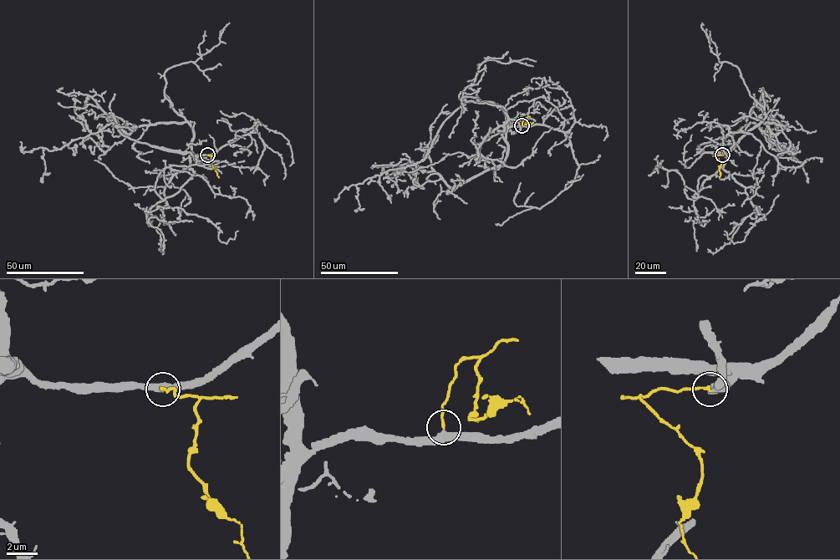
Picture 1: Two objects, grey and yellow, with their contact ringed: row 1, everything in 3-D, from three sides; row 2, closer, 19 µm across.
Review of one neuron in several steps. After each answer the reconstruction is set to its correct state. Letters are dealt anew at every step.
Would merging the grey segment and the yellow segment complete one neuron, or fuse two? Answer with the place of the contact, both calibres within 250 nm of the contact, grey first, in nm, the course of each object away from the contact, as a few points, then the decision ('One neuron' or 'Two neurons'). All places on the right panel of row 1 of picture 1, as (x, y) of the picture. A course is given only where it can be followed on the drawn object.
Place: (722, 155). Thickness 400 nm (grey) against 170 nm. Course of grey: (722, 155), (699, 146), (753, 123), (773, 149), (785, 148), (801, 163), (808, 182). Course of yellow: (722, 155), (715, 155), (721, 163), (719, 177). One neuron

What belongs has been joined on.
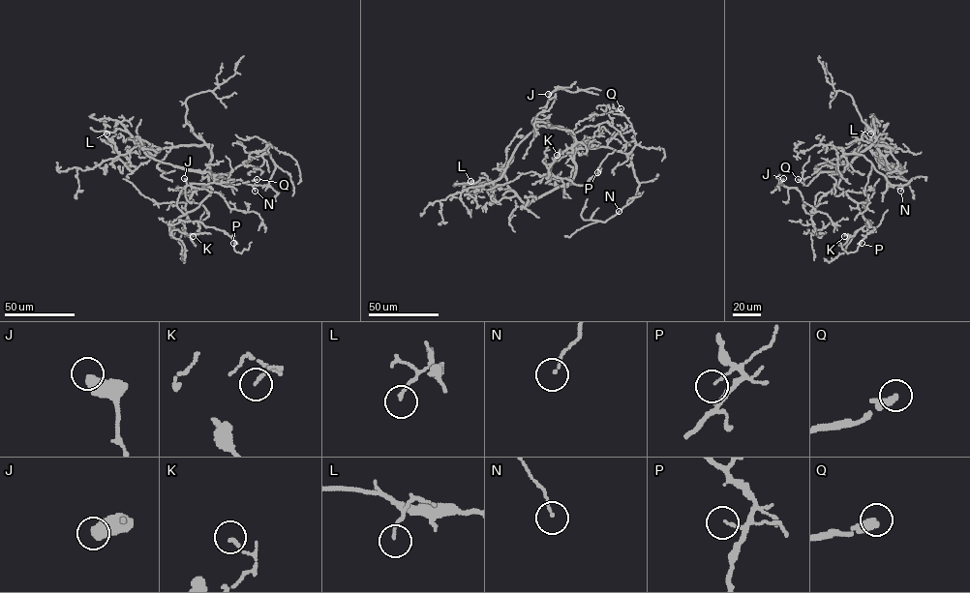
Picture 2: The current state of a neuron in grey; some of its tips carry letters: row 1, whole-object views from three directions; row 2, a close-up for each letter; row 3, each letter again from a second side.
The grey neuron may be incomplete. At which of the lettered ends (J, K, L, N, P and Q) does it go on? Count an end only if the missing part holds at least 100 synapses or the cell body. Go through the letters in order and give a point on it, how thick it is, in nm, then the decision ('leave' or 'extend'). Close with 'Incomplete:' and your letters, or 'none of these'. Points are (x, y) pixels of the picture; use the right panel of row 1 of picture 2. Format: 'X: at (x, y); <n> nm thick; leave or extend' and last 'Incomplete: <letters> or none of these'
J: at (783, 178); 550 nm thick; leave
K: at (844, 236); 120 nm thick; leave
L: at (870, 133); 110 nm thick; leave
N: at (900, 191); 100 nm thick; leave
P: at (862, 243); 80 nm thick; leave
Q: at (798, 179); 400 nm thick; extend
Incomplete: Q

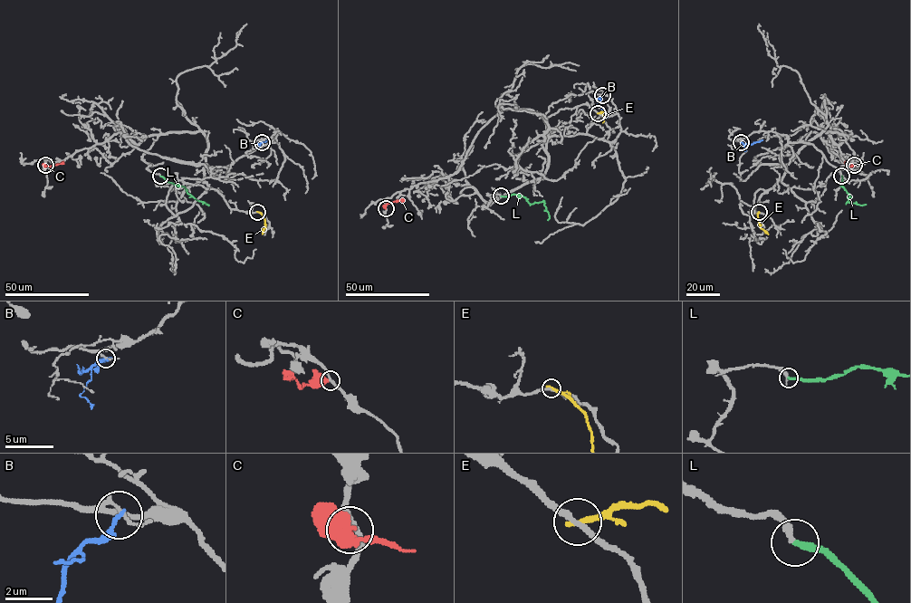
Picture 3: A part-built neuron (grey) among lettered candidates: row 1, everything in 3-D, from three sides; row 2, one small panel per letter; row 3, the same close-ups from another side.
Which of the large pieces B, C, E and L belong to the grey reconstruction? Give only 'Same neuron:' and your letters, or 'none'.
Same neuron: L

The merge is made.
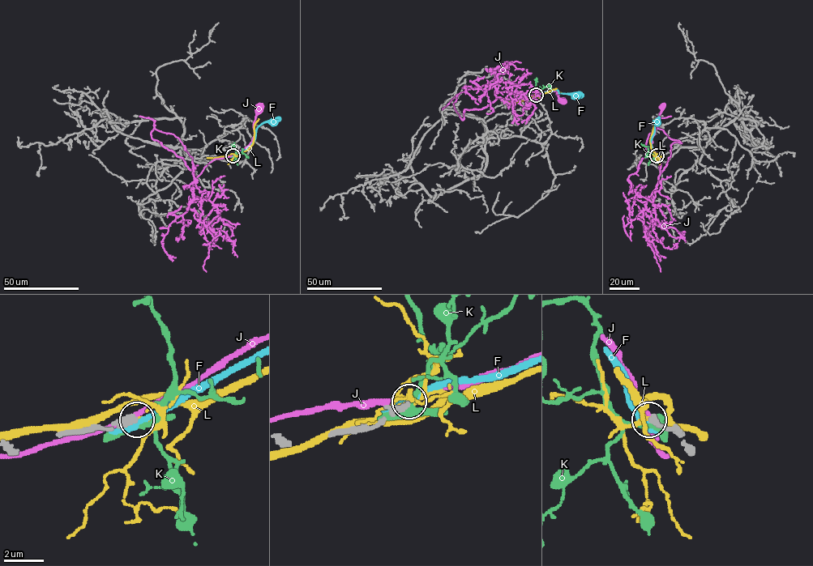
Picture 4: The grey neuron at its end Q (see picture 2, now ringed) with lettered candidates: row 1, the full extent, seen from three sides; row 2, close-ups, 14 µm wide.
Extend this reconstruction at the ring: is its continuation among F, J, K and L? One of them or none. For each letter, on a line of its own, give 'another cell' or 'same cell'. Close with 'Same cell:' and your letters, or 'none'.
F: another cell
J: another cell
K: another cell
L: another cell
Same cell: none

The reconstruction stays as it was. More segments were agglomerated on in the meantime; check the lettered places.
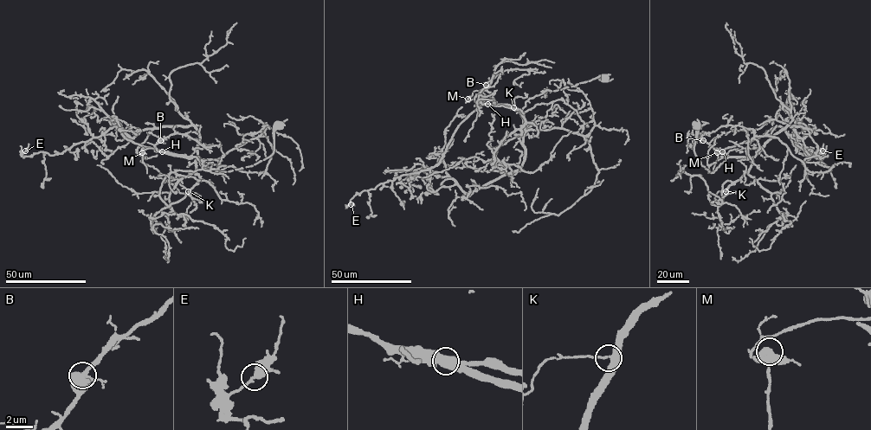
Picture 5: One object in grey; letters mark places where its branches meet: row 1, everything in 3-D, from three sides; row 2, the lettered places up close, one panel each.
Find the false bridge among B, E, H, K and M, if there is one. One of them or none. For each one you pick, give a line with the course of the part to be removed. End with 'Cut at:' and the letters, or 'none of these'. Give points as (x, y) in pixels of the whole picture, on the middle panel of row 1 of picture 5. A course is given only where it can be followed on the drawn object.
Cut at: none of these

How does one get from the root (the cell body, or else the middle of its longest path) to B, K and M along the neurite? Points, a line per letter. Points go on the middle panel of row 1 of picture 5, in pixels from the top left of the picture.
B: (603, 79), (599, 75), (545, 90), (527, 100), (521, 113), (486, 105), (480, 93), (486, 85)
K: (603, 79), (599, 75), (530, 98), (522, 110), (521, 134), (525, 119), (513, 107)
M: (603, 79), (599, 75), (545, 90), (527, 100), (521, 113), (486, 105), (481, 95), (466, 101), (467, 99)

